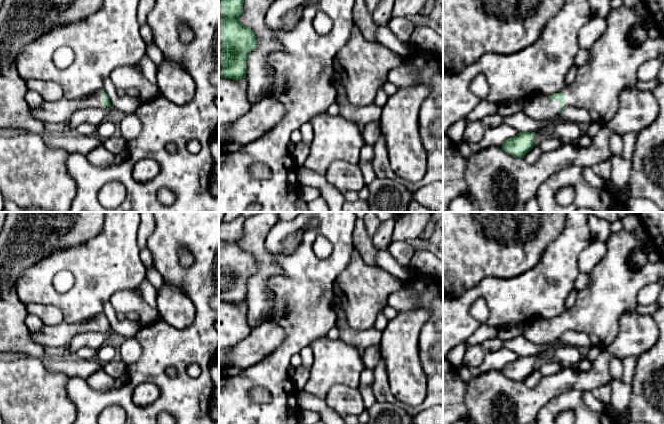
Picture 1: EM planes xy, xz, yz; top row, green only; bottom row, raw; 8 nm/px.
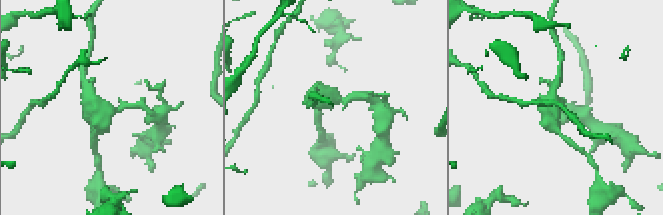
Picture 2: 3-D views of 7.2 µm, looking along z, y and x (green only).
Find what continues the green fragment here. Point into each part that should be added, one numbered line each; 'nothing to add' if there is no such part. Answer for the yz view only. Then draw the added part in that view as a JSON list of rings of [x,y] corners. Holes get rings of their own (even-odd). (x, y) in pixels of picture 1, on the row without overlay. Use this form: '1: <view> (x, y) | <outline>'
1: yz (540, 332) | [[[536,318],[524,327],[523,336],[532,344],[548,346],[552,345],[558,340],[559,326],[557,324],[550,324],[549,319]]]

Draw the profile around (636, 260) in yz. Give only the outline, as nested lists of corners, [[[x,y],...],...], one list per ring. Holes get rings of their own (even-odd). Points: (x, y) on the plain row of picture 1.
[[[646,249],[631,252],[627,258],[628,267],[634,271],[641,270],[648,262]]]

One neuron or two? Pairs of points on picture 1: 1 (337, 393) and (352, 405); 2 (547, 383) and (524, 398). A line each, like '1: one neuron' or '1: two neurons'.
1: one neuron
2: one neuron

